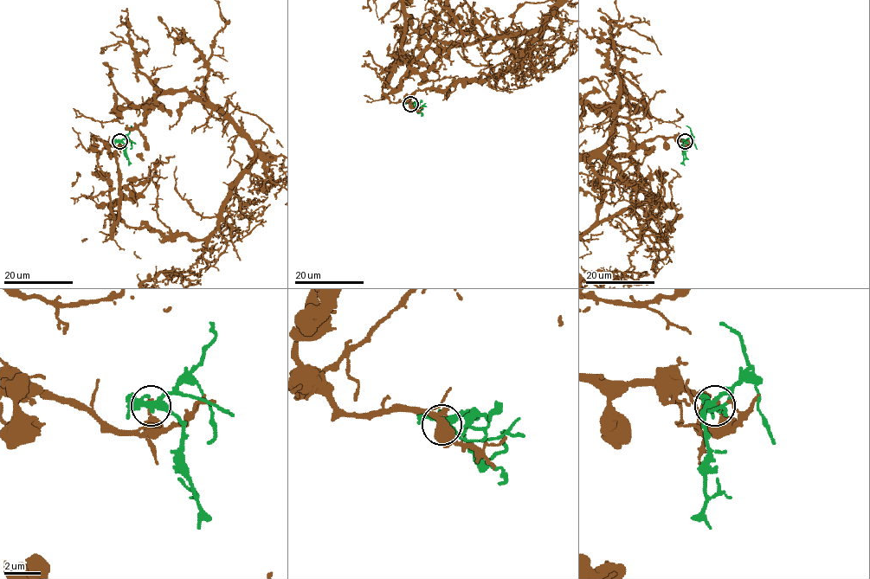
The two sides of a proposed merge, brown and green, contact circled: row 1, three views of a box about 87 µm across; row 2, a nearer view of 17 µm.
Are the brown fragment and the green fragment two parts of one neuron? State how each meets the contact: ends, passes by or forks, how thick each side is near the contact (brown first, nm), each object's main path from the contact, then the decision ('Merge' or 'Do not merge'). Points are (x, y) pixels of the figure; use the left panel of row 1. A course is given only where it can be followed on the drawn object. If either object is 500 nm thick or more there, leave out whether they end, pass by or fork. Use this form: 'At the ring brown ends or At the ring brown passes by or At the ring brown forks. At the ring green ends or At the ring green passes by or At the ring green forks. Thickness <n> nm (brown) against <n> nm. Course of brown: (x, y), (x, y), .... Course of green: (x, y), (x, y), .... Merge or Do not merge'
At the ring brown ends. At the ring green forks. Thickness 200 nm (brown) against 340 nm. Course of green: (119, 141), (125, 145), (129, 165). Do not merge

